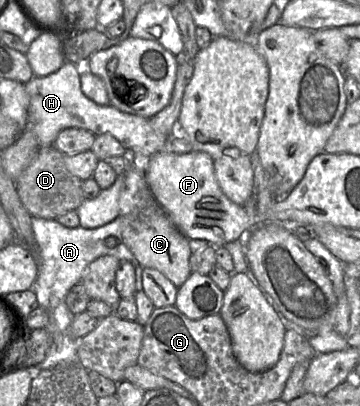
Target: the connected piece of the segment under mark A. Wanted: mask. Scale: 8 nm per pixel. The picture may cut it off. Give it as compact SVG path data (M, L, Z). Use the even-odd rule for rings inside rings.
M31 216L31 226L37 246L37 277L33 290L39 307L45 309L48 322L45 329L51 337L51 346L42 363L36 370L51 369L60 363L79 362L79 340L71 337L73 317L65 298L71 287L79 283L89 264L100 256L110 255L119 260L126 260L133 265L137 260L123 243L122 219L118 216L113 221L97 228L68 228L54 219L42 219Z

